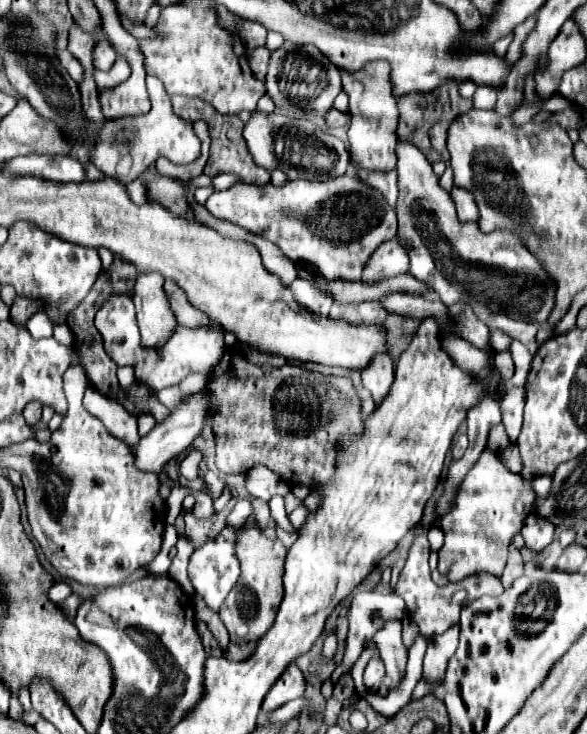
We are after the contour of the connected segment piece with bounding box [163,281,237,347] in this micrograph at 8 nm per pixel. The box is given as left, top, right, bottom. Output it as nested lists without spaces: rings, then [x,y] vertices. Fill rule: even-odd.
[[[165,281],[163,285],[165,289],[165,295],[169,297],[169,303],[171,303],[171,309],[176,317],[178,323],[186,325],[188,327],[199,327],[199,325],[211,325],[211,327],[217,327],[225,333],[225,343],[228,347],[231,347],[236,338],[232,333],[227,333],[219,323],[213,321],[205,315],[202,311],[199,311],[197,308],[193,307],[188,299],[185,292],[181,291],[177,287],[175,281]]]

